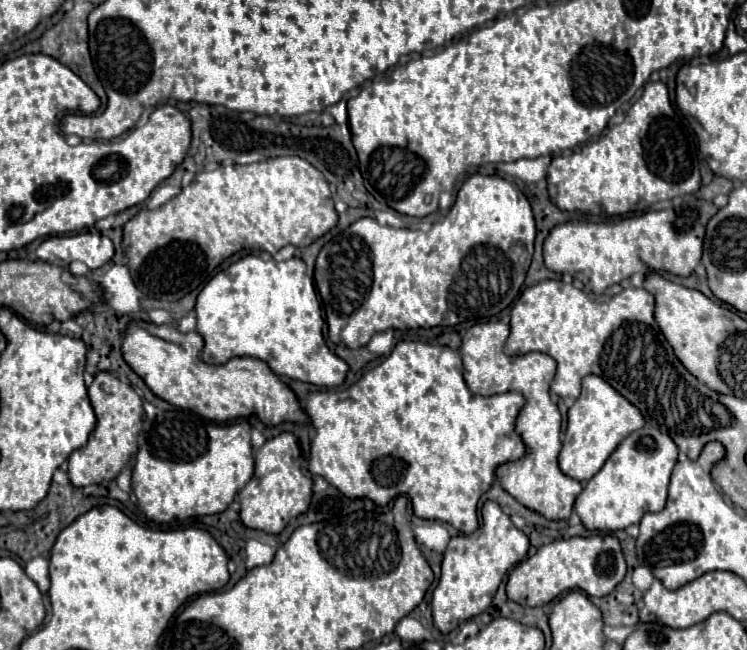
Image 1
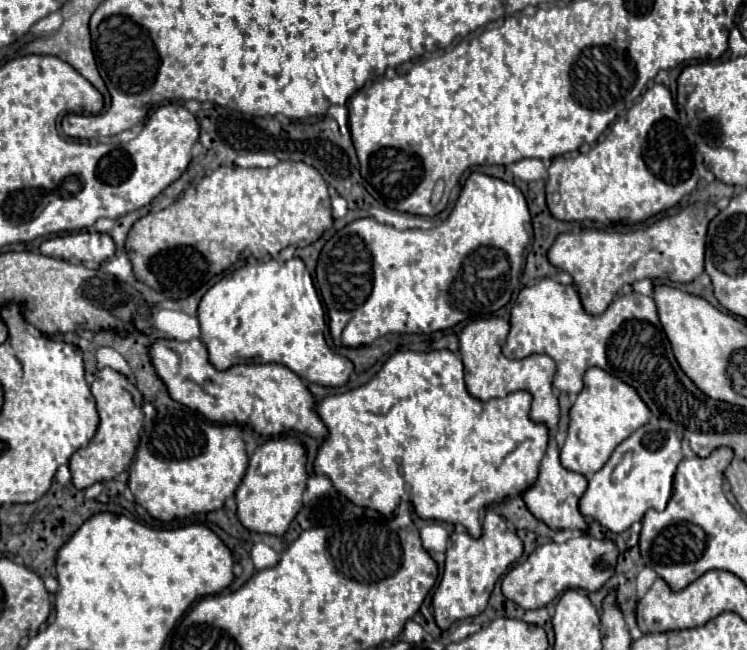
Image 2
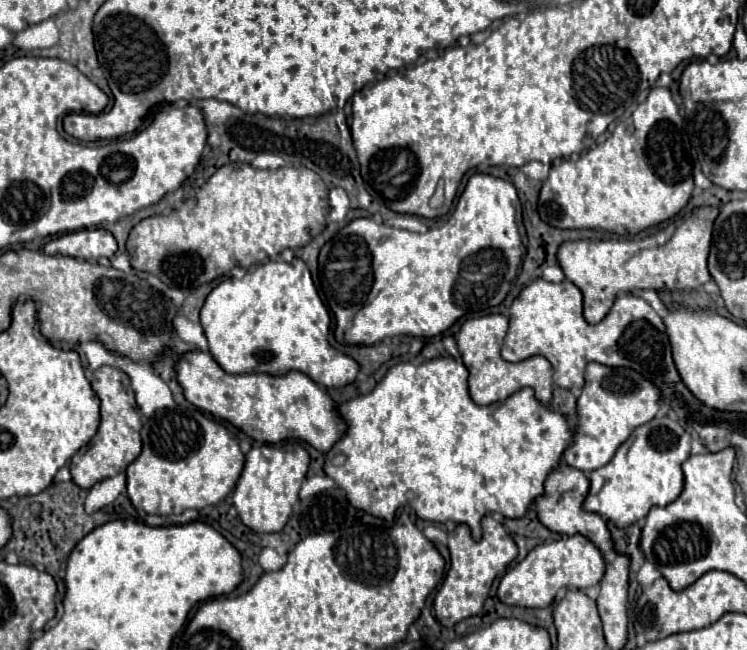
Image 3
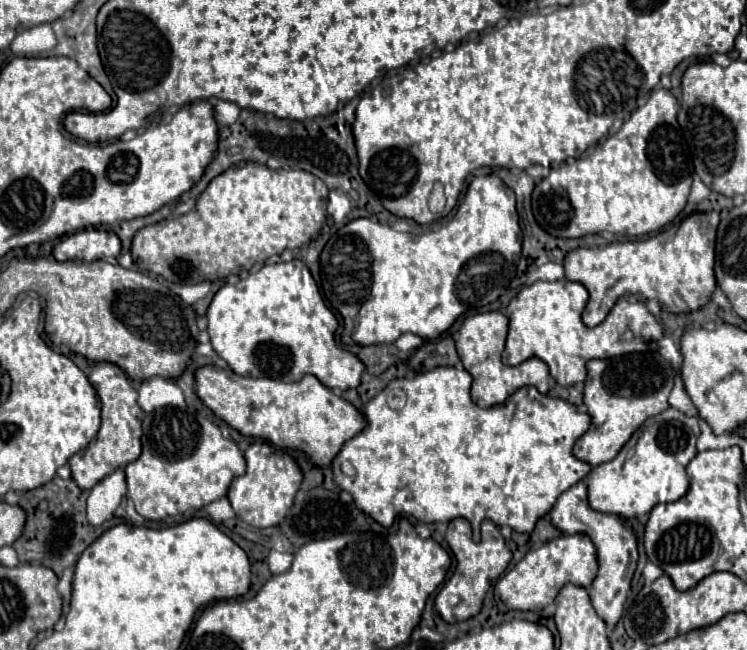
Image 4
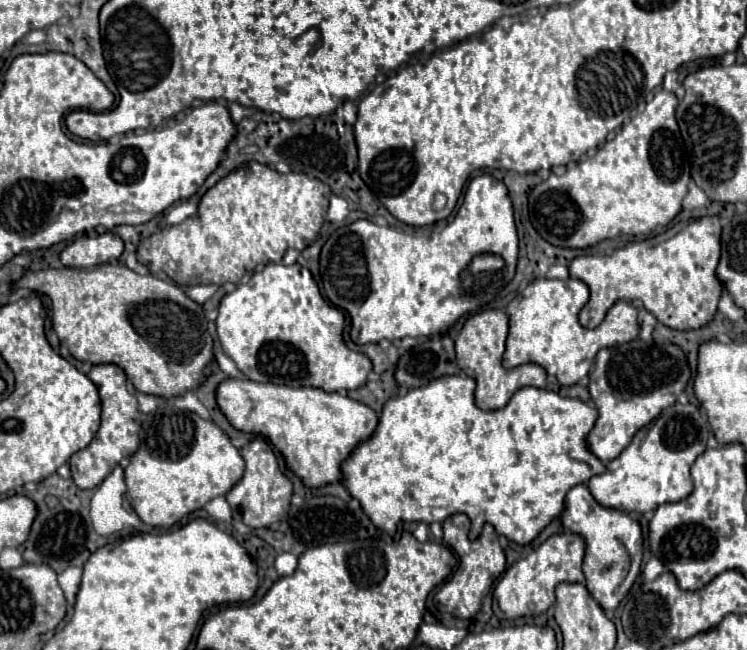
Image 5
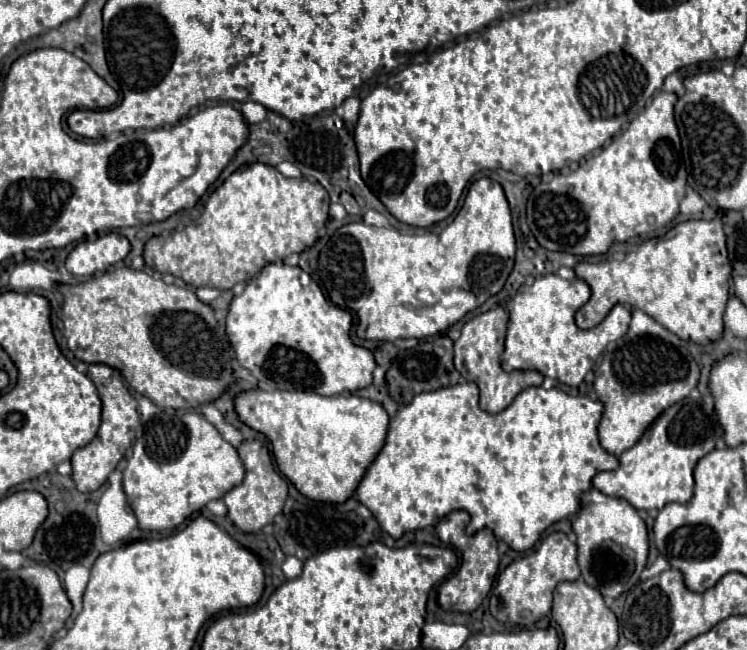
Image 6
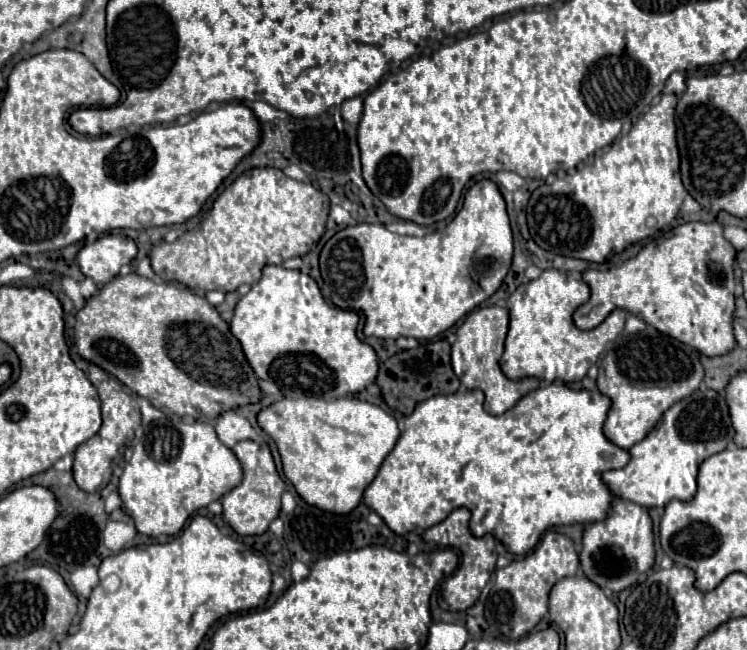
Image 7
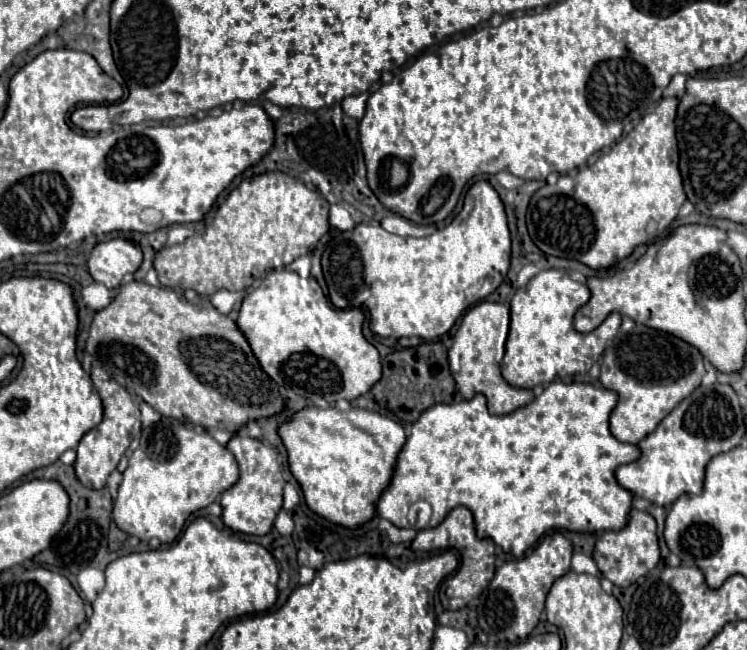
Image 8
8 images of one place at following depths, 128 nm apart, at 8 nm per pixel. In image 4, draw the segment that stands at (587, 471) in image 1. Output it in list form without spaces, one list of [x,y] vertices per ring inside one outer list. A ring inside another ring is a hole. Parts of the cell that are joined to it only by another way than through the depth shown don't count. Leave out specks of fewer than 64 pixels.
[[[628,354],[620,360],[606,358],[606,360],[590,360],[586,364],[588,378],[584,388],[584,404],[588,406],[588,414],[592,416],[592,424],[588,432],[576,442],[574,456],[586,460],[592,466],[604,464],[612,460],[620,448],[630,440],[630,436],[650,418],[666,410],[668,396],[674,386],[674,376],[668,376],[662,364],[654,362],[642,354]],[[634,360],[636,362],[634,362]],[[648,384],[648,386],[646,386]],[[622,392],[632,392],[632,396],[622,396]]]

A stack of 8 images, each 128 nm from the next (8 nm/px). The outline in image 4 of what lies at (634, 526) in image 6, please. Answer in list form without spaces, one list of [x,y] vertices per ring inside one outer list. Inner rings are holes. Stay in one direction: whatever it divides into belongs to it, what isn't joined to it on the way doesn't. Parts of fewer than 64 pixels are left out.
[[[578,482],[574,484],[570,490],[566,490],[558,502],[554,504],[554,508],[550,510],[550,520],[552,524],[566,532],[566,534],[588,534],[590,540],[596,546],[596,556],[598,556],[598,574],[594,578],[594,582],[590,584],[588,592],[590,592],[590,600],[598,612],[598,616],[614,626],[624,610],[624,602],[630,590],[630,580],[626,580],[630,566],[634,568],[634,560],[638,558],[636,554],[636,534],[632,530],[630,524],[626,524],[622,518],[614,516],[614,514],[604,514],[598,510],[592,510],[588,504],[588,496],[586,496],[586,482]]]

